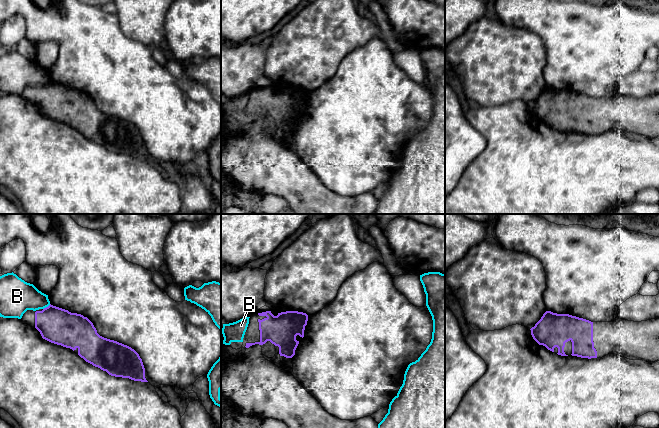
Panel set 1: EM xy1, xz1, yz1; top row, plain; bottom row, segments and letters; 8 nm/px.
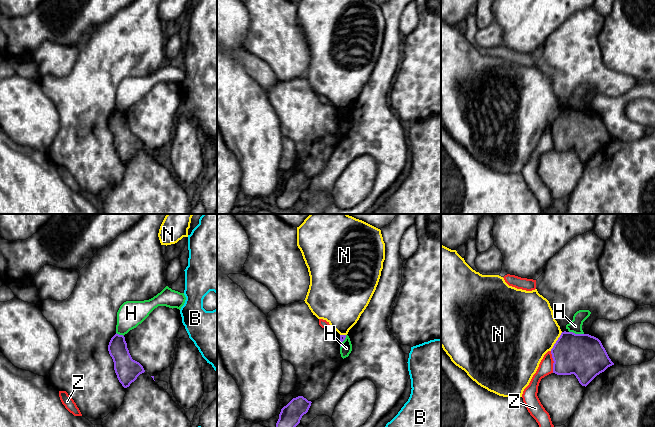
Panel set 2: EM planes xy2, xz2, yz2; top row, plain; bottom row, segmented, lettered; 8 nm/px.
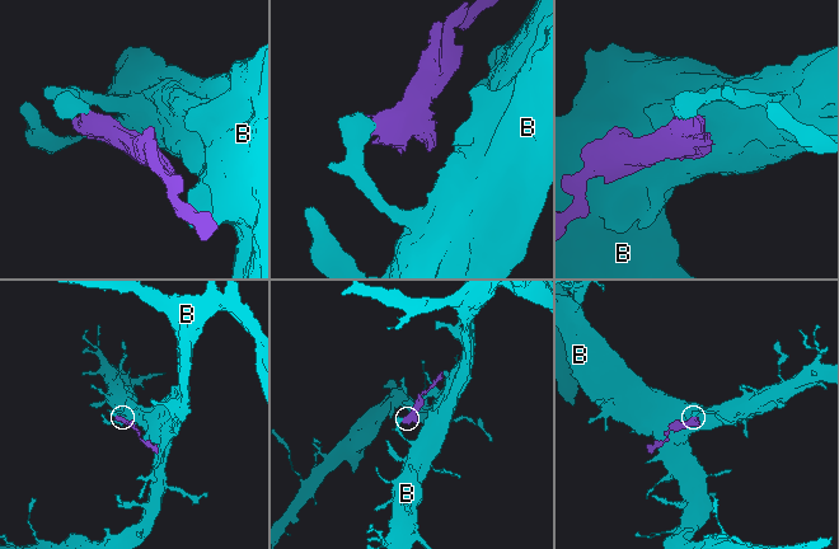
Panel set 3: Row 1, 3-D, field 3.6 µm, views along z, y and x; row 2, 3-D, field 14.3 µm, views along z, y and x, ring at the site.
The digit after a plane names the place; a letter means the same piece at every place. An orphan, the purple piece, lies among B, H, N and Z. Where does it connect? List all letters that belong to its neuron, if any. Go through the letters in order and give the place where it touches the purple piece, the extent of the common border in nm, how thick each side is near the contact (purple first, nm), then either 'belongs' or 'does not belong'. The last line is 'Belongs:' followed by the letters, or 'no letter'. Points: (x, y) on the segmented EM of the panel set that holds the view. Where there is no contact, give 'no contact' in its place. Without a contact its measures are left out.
B: xy1 (46, 307) | 80 nm | 280/280 nm | does not belong
H: yz2 (576, 334) | 120 nm | 340/110 nm | does not belong
N: yz2 (556, 341) | 180 nm | 340/480 nm | does not belong
Z: yz2 (554, 362) | 180 nm | 340/120 nm | does not belong
Belongs: no letter

